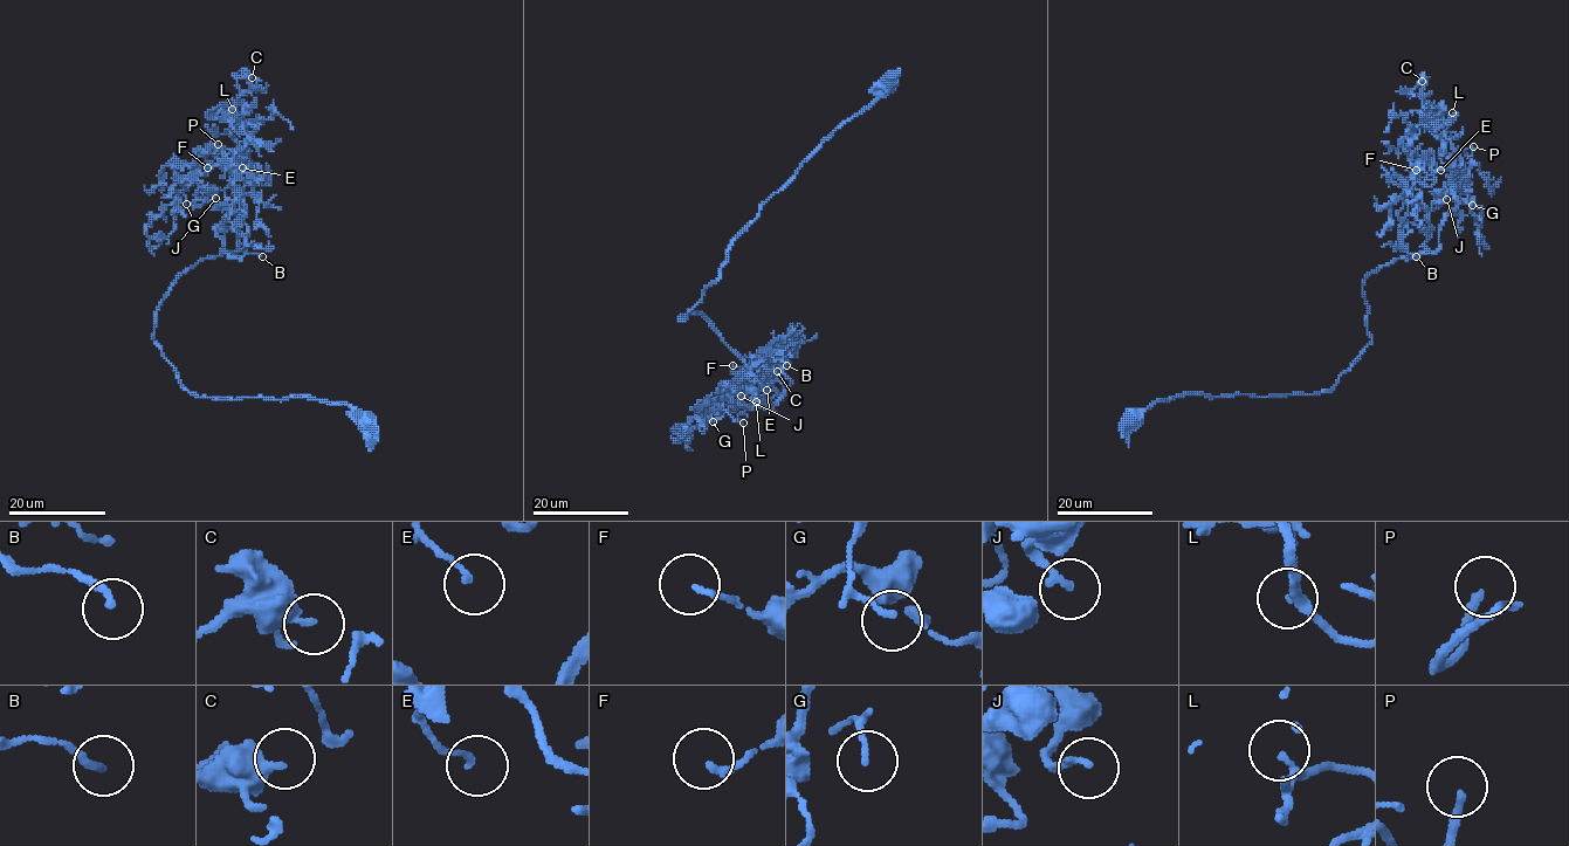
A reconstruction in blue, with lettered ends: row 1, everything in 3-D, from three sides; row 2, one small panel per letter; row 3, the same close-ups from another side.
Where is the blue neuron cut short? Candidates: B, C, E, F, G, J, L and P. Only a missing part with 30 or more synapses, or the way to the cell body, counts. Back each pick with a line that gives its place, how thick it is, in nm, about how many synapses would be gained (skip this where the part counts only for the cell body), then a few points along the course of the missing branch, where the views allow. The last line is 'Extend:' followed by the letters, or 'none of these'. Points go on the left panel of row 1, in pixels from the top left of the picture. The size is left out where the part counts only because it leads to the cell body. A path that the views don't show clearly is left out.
P: place (218, 144); calibre 190 nm; 130 synapses; course (218, 144), (181, 135), (188, 112), (177, 117), (181, 104), (173, 97), (170, 110), (178, 116), (176, 123)
Extend: P

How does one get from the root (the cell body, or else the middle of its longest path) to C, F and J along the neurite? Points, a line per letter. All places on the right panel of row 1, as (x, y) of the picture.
C: (1130, 419), (1178, 397), (1337, 382), (1371, 341), (1363, 281), (1428, 239), (1406, 219), (1422, 81)
F: (1130, 419), (1192, 393), (1328, 391), (1371, 341), (1363, 281), (1424, 250), (1406, 219), (1416, 170)
J: (1130, 419), (1192, 393), (1328, 391), (1371, 341), (1363, 281), (1433, 253), (1457, 186), (1437, 192), (1446, 199)

